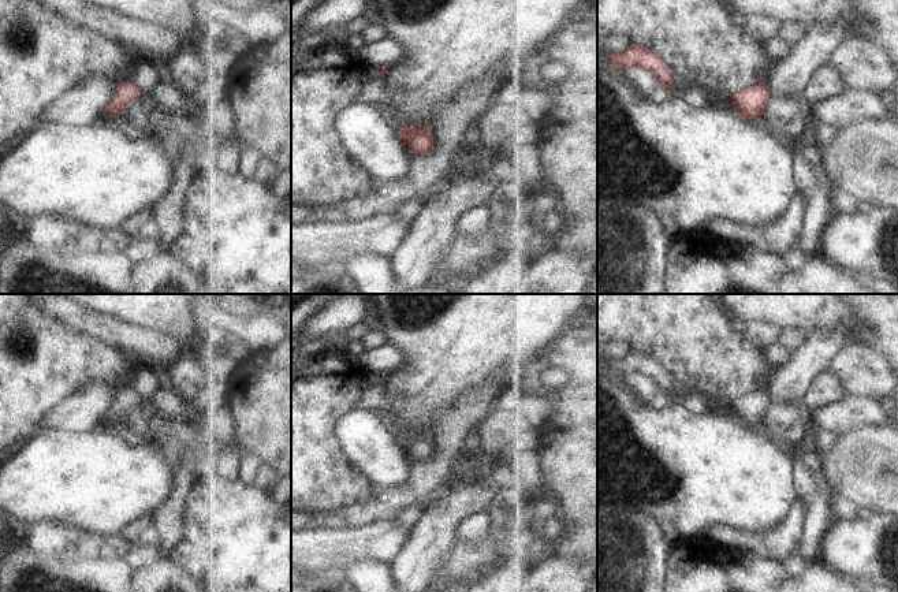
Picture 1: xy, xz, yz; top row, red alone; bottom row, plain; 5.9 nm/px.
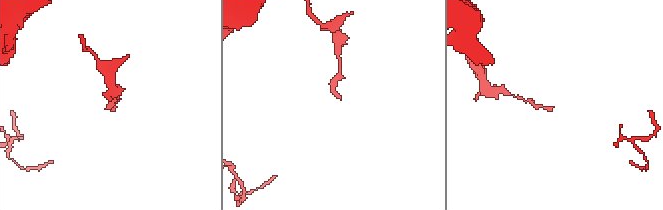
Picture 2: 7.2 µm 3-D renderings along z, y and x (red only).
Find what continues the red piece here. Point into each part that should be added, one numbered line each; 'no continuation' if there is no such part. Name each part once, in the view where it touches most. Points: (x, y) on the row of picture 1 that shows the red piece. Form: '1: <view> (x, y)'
no continuation

